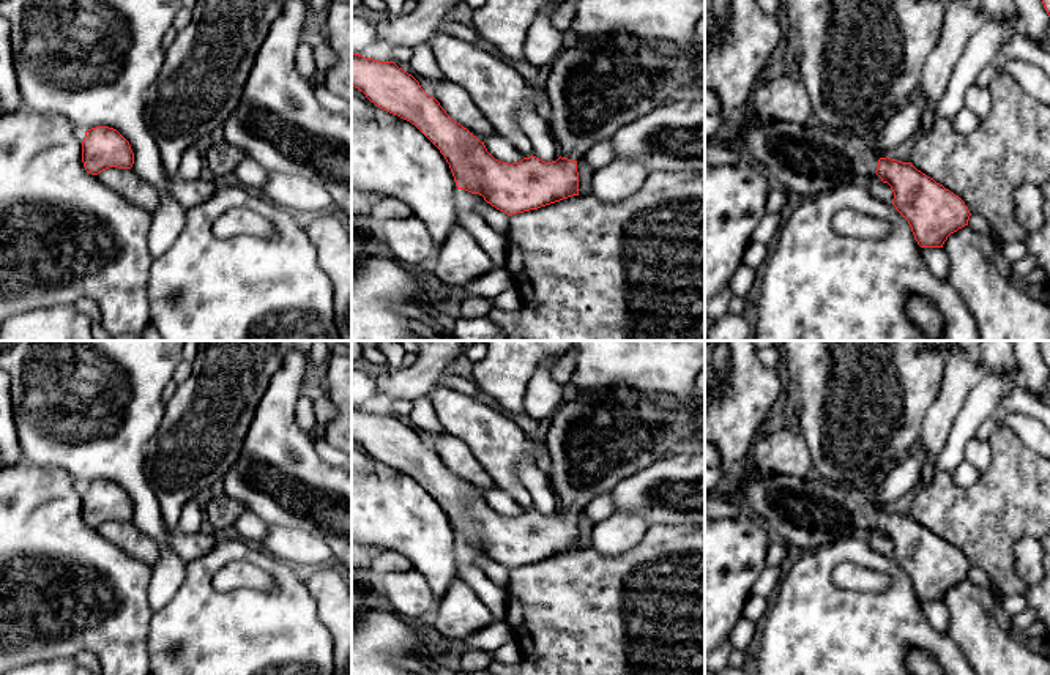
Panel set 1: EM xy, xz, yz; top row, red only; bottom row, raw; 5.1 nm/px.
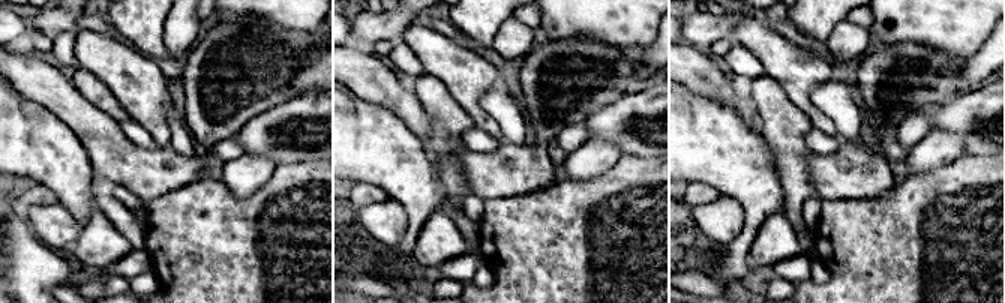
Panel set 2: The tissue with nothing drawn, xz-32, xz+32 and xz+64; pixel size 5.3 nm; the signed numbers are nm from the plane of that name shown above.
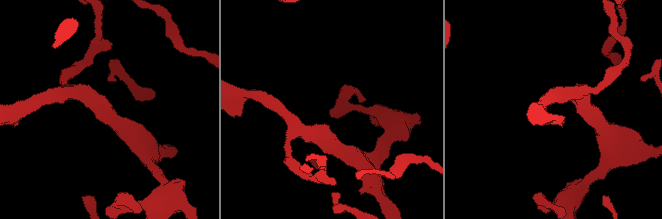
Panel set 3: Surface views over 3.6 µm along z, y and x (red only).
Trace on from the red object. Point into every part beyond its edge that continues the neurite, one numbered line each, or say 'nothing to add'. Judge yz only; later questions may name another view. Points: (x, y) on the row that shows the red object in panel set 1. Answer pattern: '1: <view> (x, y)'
1: yz (806, 160)

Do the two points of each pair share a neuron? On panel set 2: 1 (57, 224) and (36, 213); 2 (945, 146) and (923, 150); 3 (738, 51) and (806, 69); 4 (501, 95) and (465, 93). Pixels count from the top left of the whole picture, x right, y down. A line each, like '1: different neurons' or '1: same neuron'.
1: same neuron
2: same neuron
3: different neurons
4: different neurons

